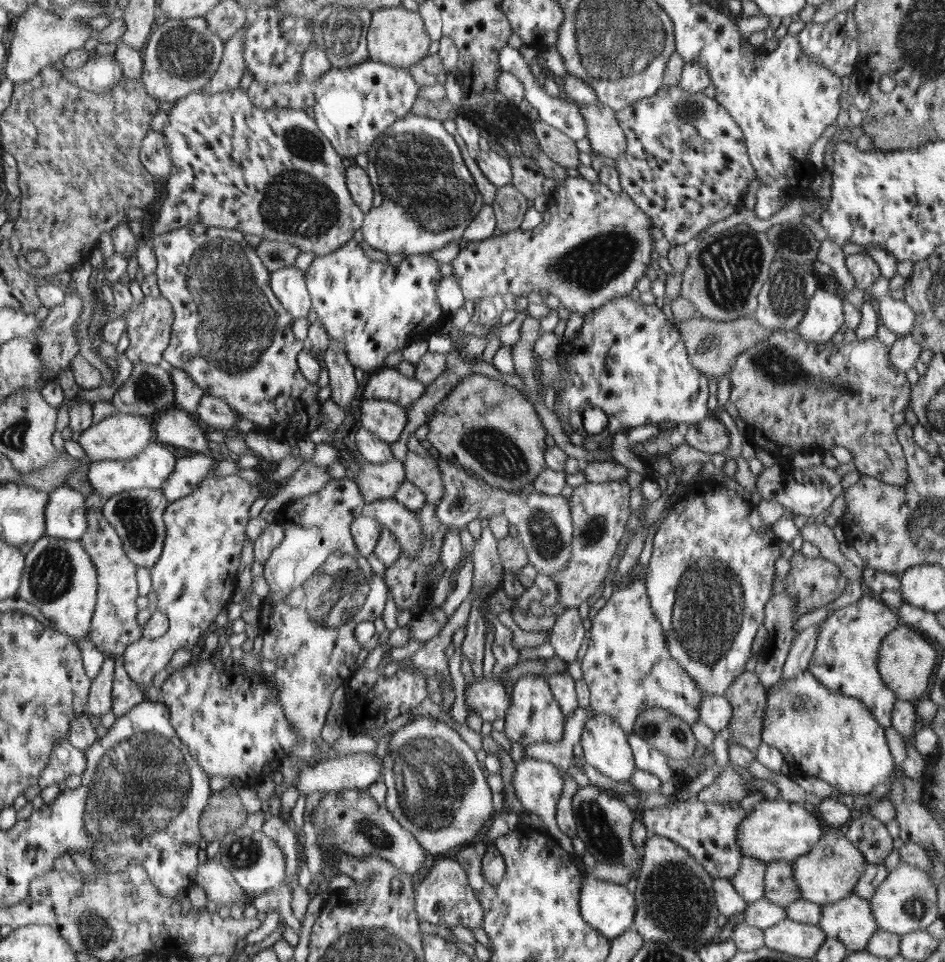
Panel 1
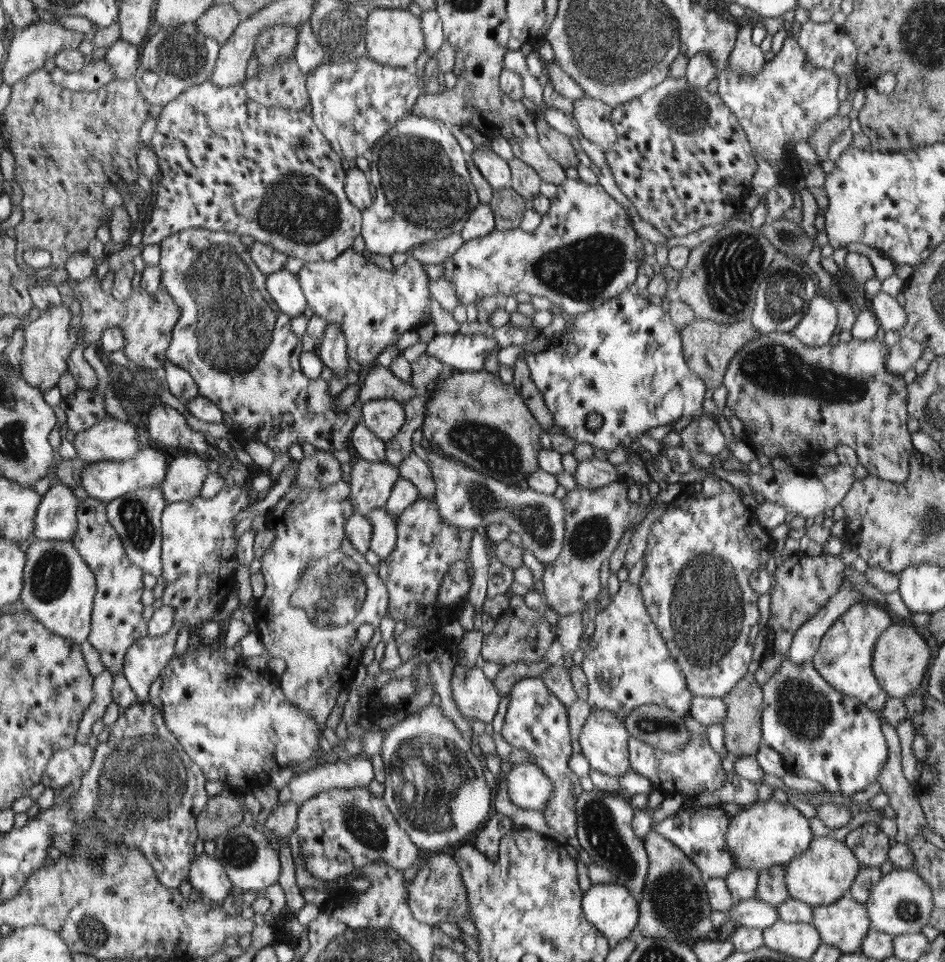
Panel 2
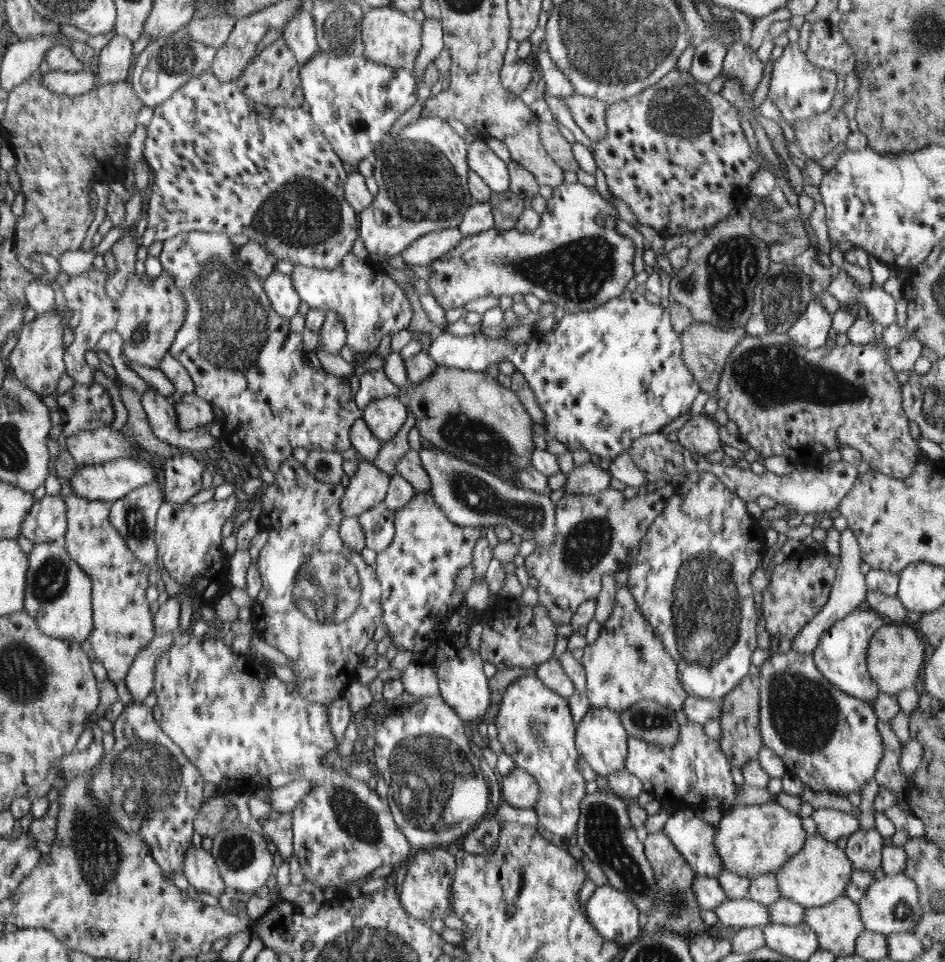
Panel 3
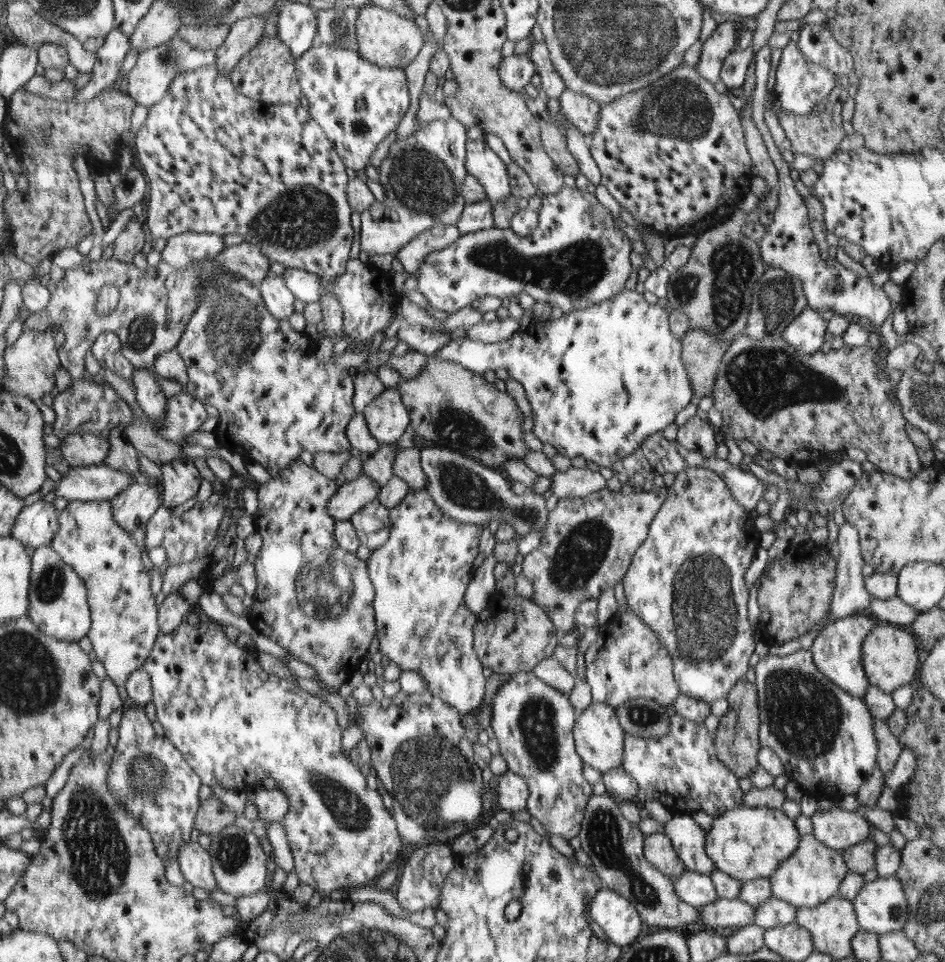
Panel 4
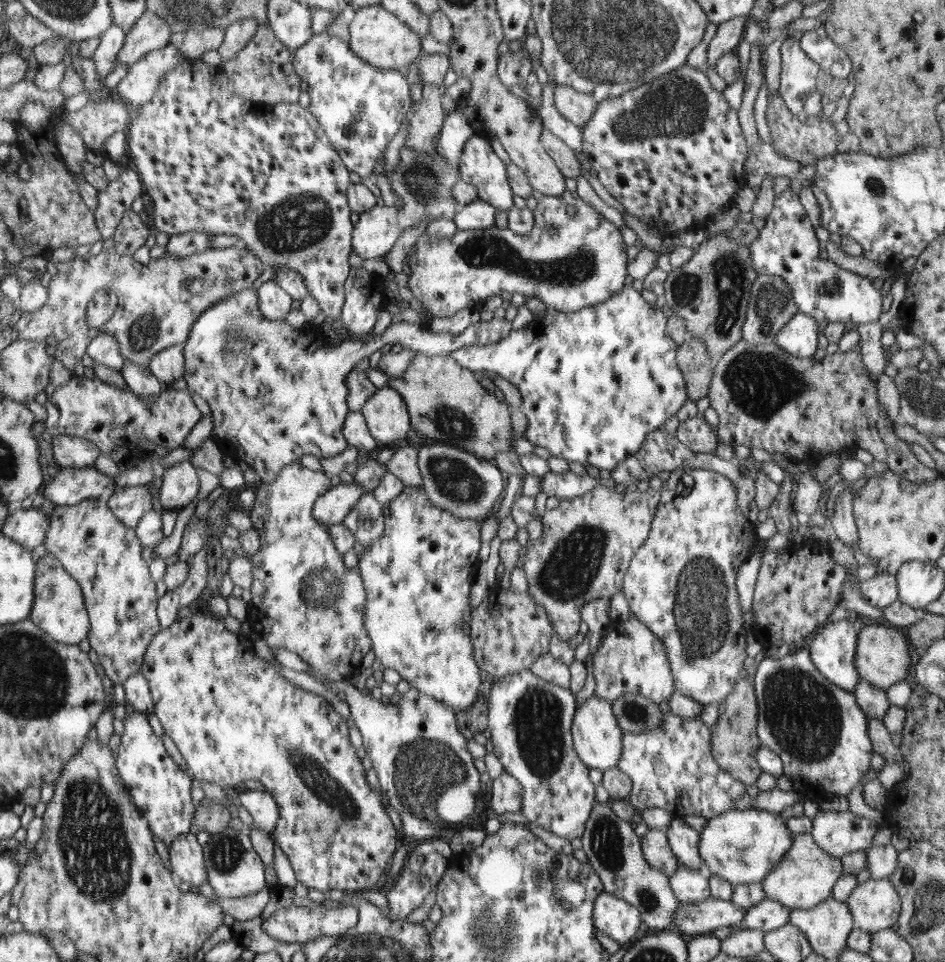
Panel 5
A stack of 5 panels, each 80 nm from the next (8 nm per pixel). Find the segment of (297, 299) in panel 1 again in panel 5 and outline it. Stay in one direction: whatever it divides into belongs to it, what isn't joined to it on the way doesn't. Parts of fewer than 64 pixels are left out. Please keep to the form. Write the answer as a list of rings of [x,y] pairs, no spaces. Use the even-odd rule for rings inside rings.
[[[275,280],[263,282],[257,289],[259,309],[267,319],[284,320],[291,311],[293,298]]]

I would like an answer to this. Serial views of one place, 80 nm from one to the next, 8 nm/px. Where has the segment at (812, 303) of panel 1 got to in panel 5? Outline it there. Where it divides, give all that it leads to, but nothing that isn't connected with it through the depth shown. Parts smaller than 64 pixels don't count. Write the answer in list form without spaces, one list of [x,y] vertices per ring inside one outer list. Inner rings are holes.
[[[797,312],[780,332],[774,342],[796,358],[809,358],[818,355],[818,321]]]

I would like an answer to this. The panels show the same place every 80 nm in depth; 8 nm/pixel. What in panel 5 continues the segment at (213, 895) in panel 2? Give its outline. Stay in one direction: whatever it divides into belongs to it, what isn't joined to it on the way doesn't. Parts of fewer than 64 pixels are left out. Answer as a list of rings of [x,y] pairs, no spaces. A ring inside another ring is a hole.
[[[188,832],[180,835],[170,845],[169,854],[174,873],[178,880],[189,882],[193,888],[209,882],[203,846],[196,842],[197,836]]]

